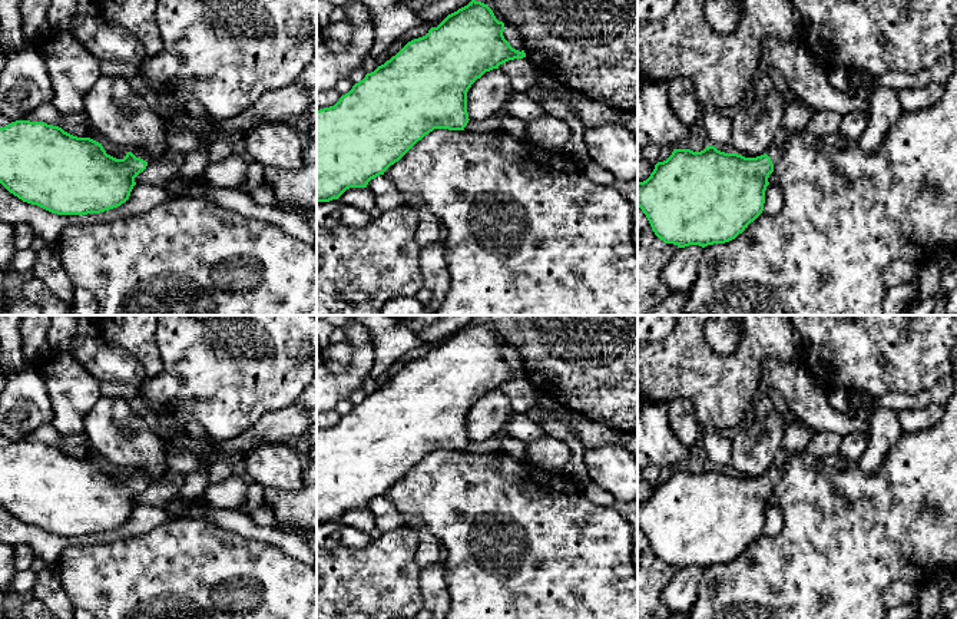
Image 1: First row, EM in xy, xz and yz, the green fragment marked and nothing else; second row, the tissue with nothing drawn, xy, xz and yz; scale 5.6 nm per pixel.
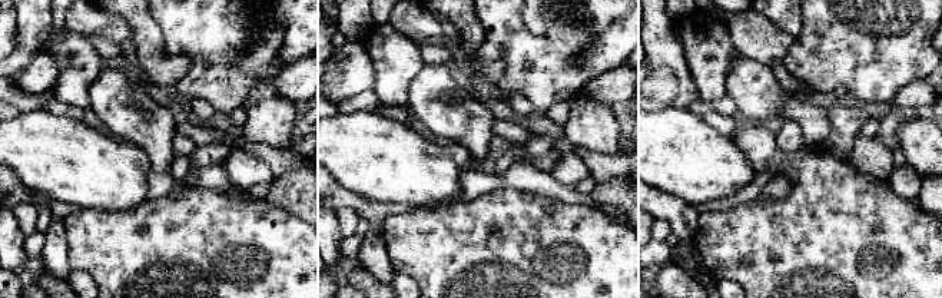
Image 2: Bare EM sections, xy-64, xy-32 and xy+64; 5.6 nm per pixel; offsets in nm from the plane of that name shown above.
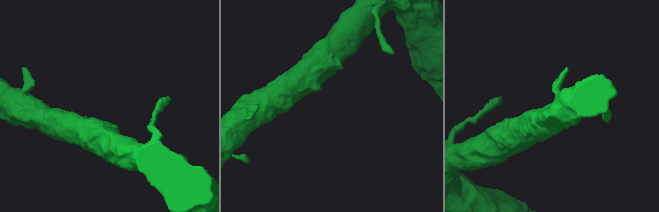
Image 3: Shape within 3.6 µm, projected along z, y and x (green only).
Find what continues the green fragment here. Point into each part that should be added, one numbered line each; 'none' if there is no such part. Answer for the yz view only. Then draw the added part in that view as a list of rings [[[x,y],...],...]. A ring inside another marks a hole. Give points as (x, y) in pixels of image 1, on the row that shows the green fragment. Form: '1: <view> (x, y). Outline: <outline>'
1: yz (777, 149). Outline: [[[775,142],[766,152],[774,165],[781,159],[782,153],[784,153],[784,142]]]

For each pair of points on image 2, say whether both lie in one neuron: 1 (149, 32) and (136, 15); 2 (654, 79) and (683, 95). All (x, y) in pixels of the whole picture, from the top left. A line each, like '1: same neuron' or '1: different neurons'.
1: same neuron
2: same neuron

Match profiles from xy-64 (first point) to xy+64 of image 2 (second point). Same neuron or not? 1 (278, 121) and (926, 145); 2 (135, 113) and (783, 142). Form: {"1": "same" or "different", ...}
{"1": "same", "2": "different"}

